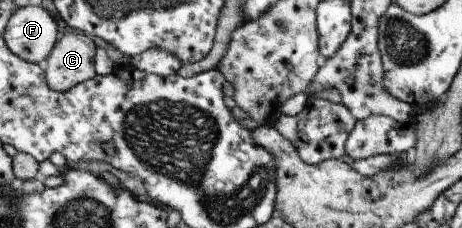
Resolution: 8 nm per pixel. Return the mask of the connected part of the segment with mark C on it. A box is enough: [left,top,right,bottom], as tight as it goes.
[46,32,97,92]

